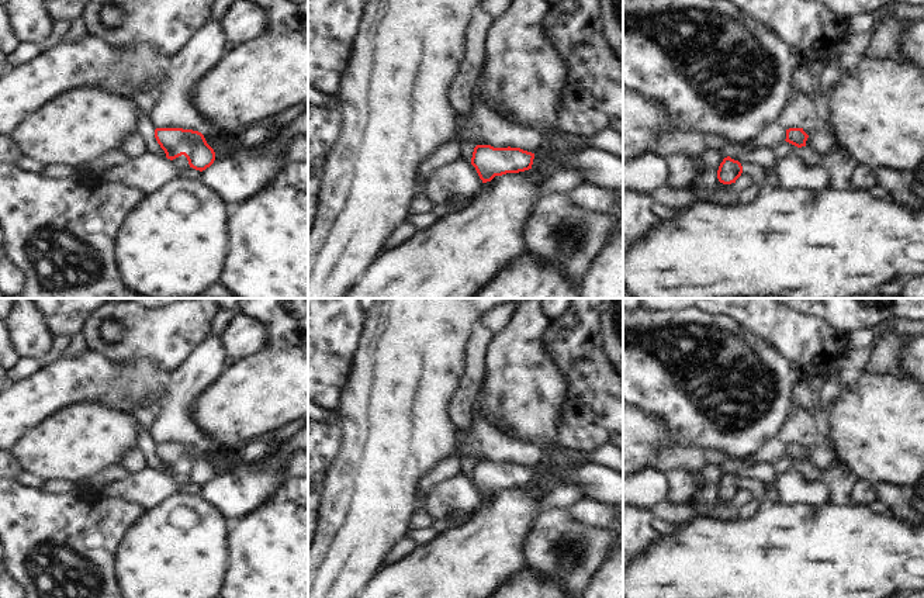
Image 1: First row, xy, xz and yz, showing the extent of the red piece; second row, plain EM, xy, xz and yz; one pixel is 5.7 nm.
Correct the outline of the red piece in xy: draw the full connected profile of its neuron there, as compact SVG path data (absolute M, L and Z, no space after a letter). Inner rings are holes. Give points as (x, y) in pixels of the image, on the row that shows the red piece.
M156 128L155 138L165 151L166 158L173 160L184 155L190 167L205 170L215 160L214 149L198 131L183 128Z

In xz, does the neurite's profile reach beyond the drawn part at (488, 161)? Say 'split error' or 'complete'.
complete

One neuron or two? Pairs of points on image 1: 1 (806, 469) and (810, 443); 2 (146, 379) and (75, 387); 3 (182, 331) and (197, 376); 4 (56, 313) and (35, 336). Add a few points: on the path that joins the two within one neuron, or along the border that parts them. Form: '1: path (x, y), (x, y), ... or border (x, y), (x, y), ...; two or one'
1: border (805, 462), (820, 476); two
2: path (128, 383), (93, 383); one
3: border (210, 334), (170, 374); two
4: border (42, 313), (54, 336); two

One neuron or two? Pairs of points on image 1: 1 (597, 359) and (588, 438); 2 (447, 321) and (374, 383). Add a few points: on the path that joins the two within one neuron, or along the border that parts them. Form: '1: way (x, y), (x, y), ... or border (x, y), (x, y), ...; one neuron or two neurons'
1: way (597, 379), (597, 410), (591, 418); one neuron
2: way (429, 335), (393, 372); one neuron

